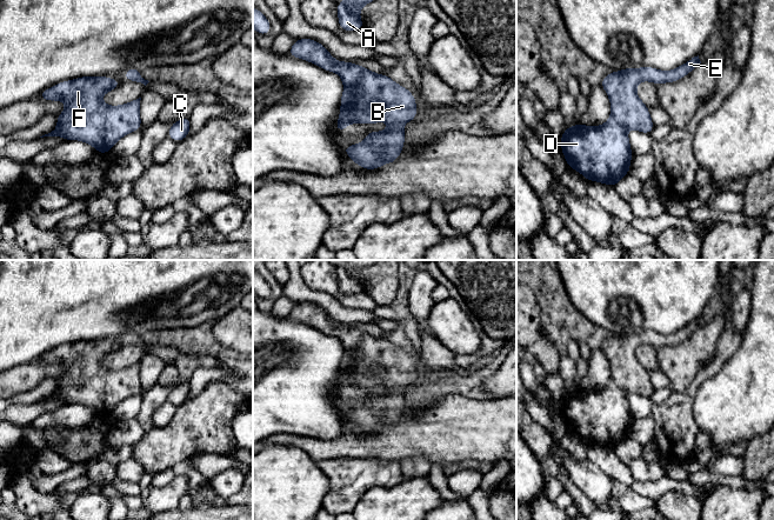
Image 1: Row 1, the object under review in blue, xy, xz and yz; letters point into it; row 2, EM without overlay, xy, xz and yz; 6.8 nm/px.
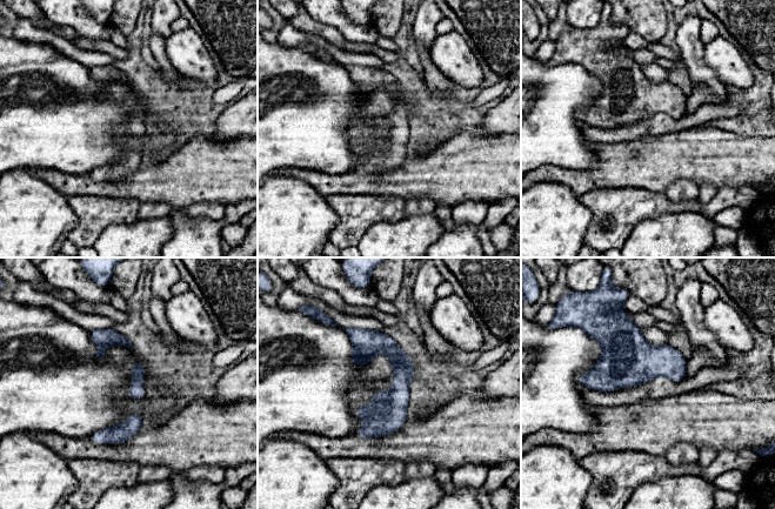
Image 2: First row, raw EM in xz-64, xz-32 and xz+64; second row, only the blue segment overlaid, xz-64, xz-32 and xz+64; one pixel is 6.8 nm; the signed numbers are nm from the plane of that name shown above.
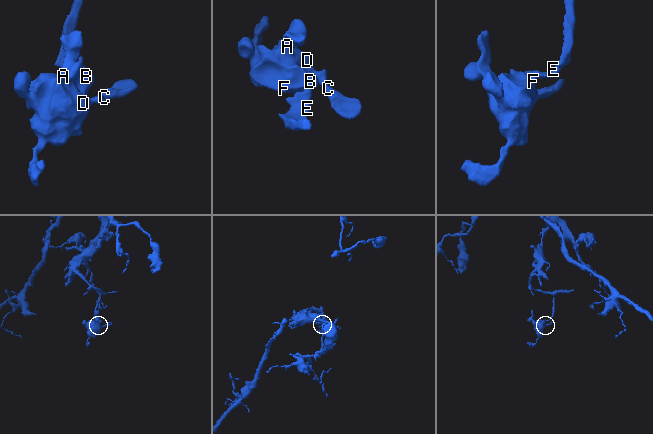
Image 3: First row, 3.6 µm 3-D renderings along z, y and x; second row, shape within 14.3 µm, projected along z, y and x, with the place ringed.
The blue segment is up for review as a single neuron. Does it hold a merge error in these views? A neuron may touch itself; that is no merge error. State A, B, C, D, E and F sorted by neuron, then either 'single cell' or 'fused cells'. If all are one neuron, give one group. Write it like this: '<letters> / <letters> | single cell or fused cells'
A B C D E F | single cell

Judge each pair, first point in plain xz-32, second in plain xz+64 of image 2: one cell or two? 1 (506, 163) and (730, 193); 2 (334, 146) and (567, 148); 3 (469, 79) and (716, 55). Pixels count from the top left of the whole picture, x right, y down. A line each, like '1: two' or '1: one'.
1: two
2: one
3: one

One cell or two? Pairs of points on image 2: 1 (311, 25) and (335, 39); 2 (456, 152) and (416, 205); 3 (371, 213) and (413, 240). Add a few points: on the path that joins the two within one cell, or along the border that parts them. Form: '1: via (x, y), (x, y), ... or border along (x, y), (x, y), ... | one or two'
1: via (316, 28), (329, 33) | one
2: border along (406, 199), (428, 198), (435, 203) | two
3: border along (389, 220), (375, 222), (361, 238) | two

